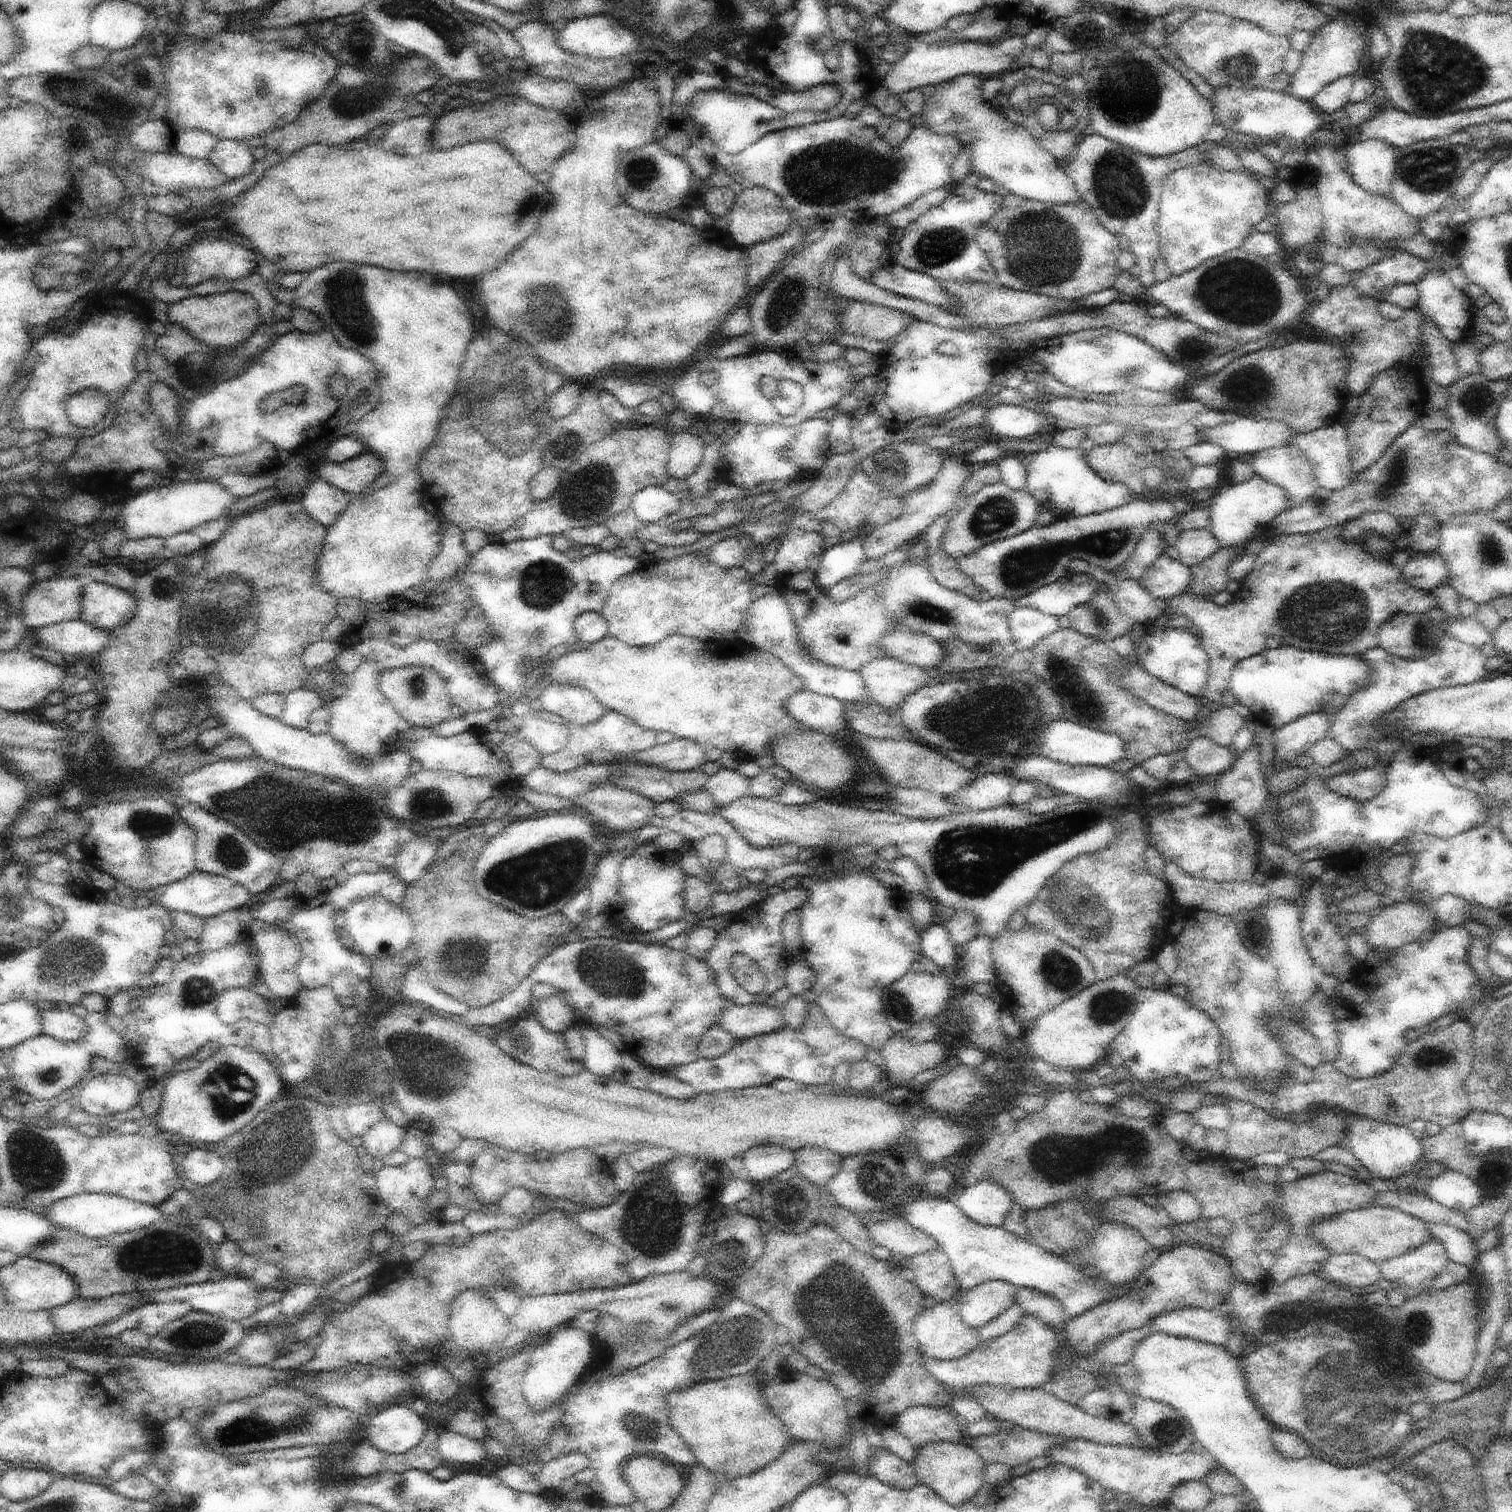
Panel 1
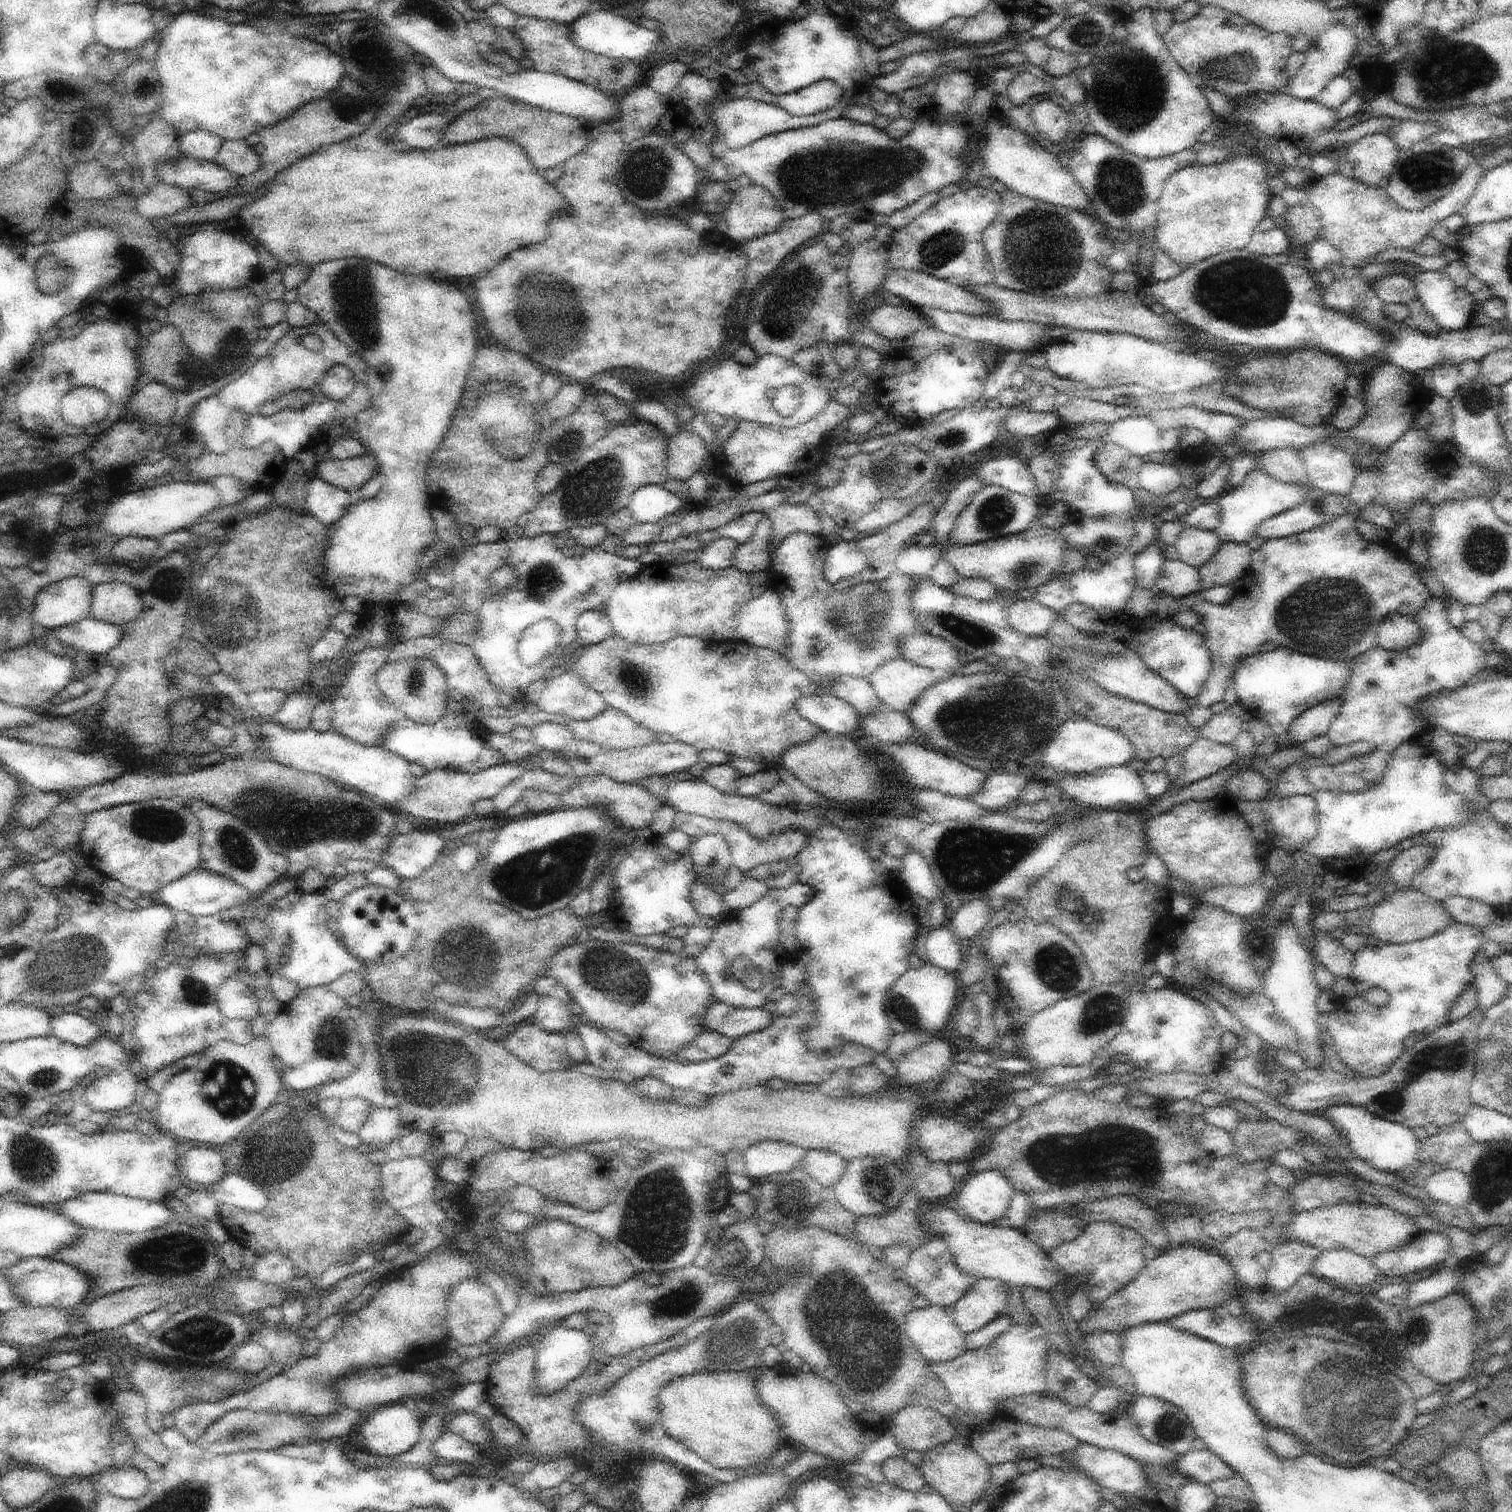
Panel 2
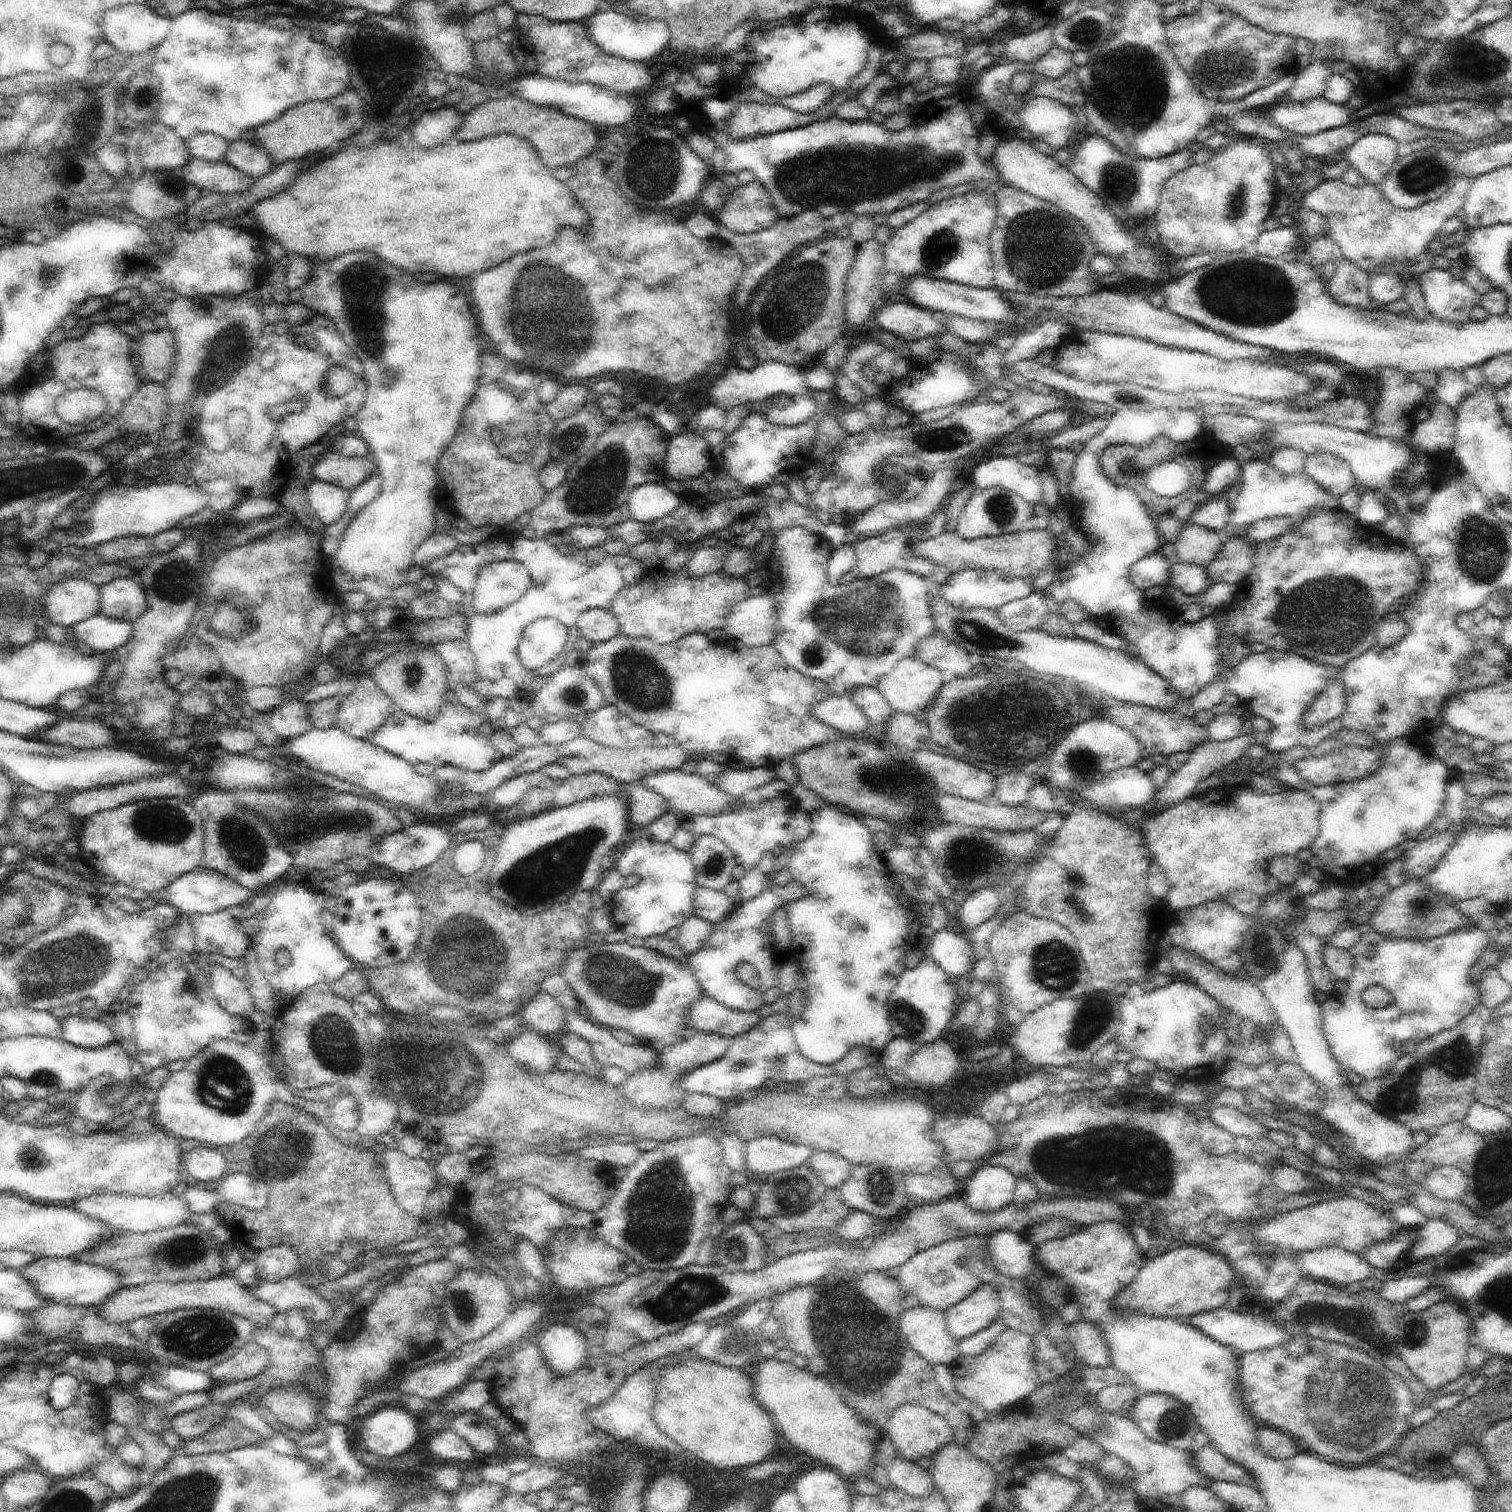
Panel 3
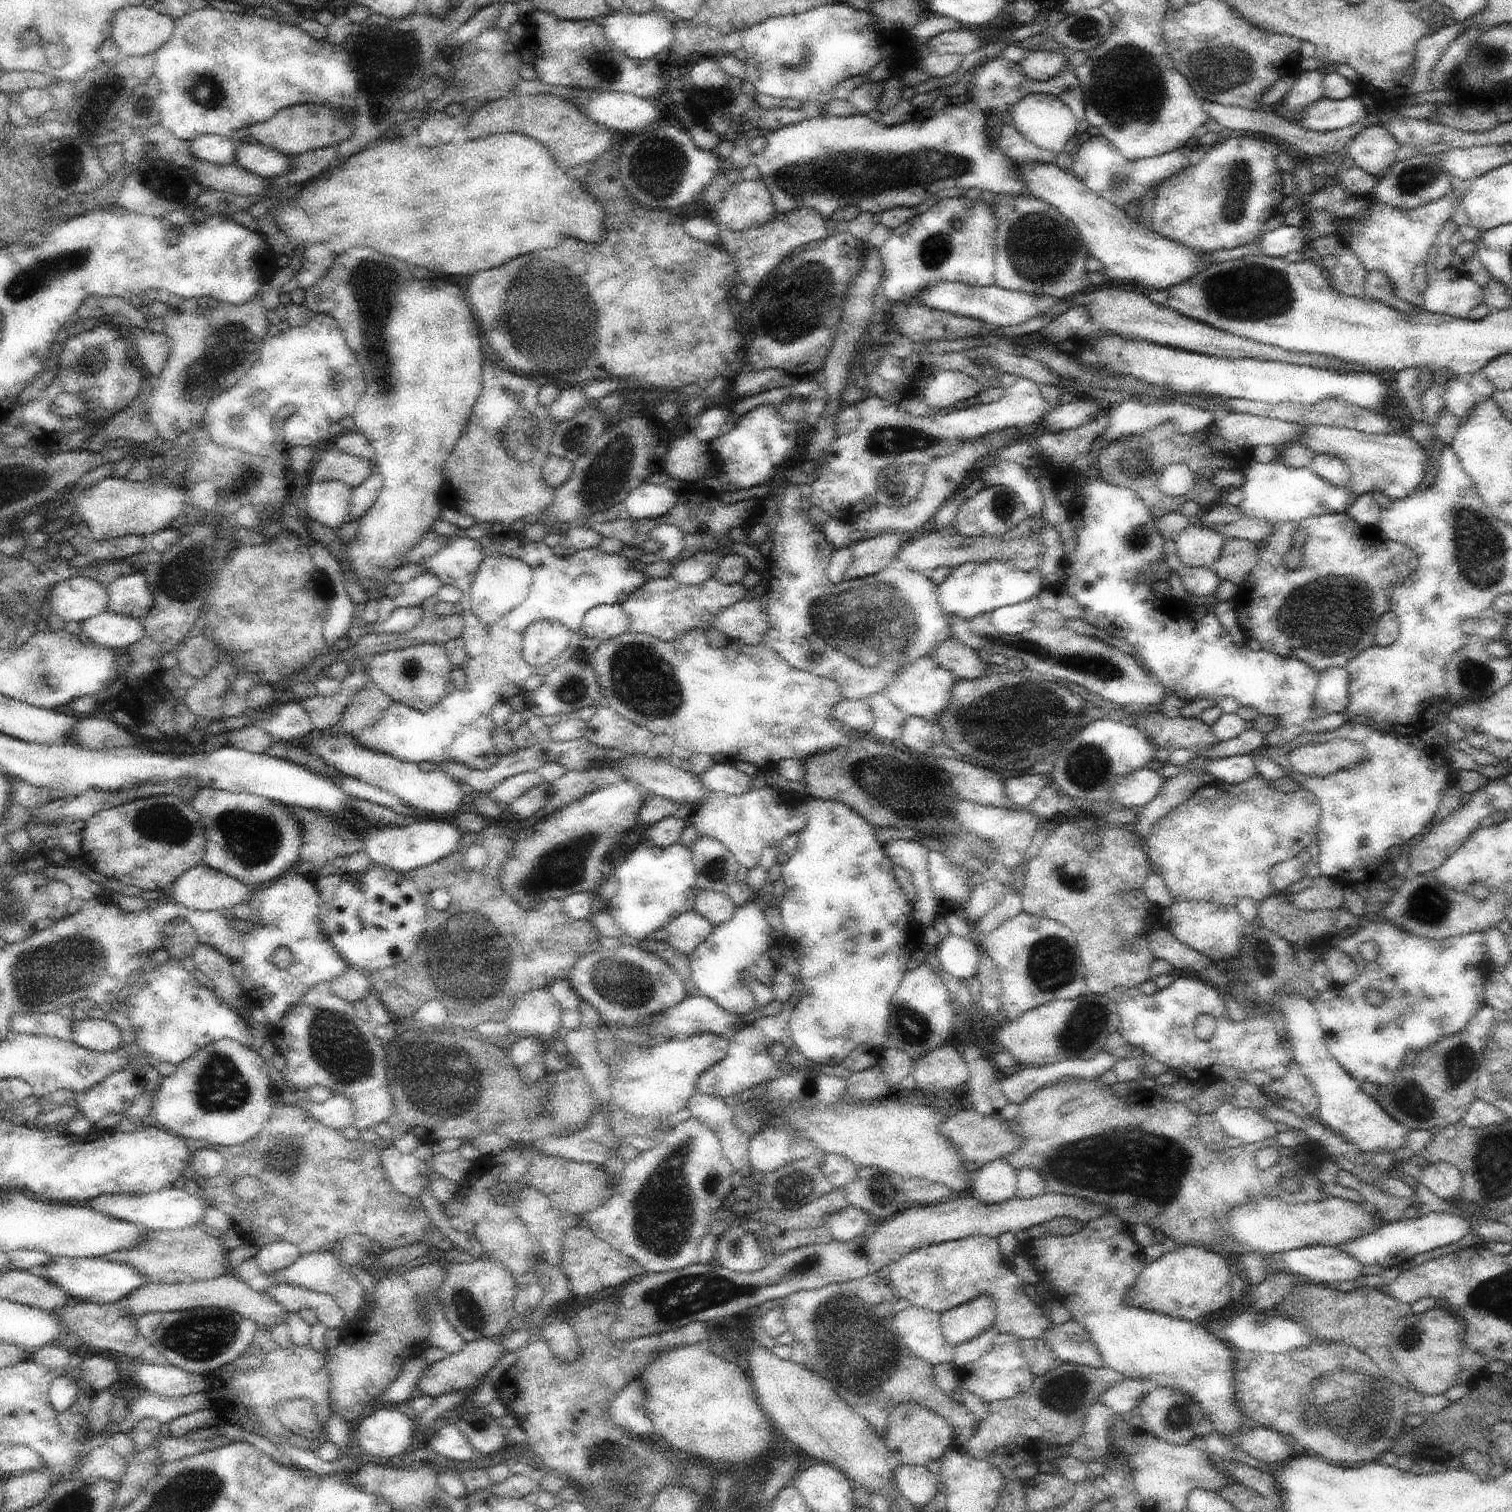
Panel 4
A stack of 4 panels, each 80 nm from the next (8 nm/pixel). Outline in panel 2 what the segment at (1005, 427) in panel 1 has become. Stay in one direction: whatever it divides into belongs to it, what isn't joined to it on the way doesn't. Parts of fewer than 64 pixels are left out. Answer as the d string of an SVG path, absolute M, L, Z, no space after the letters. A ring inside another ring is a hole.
M1010 410L1006 420L1005 433L1010 433L1012 437L1022 437L1030 439L1039 434L1056 433L1063 427L1063 423L1058 414L1054 412L1028 412L1022 414L1020 410Z

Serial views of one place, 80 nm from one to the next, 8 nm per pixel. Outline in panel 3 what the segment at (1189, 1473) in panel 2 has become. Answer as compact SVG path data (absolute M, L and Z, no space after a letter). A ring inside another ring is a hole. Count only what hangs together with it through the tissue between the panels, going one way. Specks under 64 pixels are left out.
M1211 1444L1202 1449L1196 1449L1194 1464L1204 1472L1204 1476L1212 1478L1212 1481L1230 1481L1252 1486L1258 1490L1258 1482L1250 1470L1232 1462L1228 1456L1218 1452Z

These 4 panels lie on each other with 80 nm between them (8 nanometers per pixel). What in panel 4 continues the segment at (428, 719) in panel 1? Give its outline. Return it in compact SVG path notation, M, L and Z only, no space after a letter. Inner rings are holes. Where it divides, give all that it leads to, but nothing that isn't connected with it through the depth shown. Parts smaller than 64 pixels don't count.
M434 642L414 644L404 649L391 649L374 656L368 664L368 676L389 698L428 712L451 690L452 660L446 646Z

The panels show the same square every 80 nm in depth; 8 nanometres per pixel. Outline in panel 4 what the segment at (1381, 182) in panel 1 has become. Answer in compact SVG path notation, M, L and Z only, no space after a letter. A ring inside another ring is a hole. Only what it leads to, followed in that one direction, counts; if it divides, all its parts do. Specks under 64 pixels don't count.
M1374 124L1366 126L1352 138L1347 155L1354 159L1356 167L1380 180L1395 166L1399 146L1386 126Z

